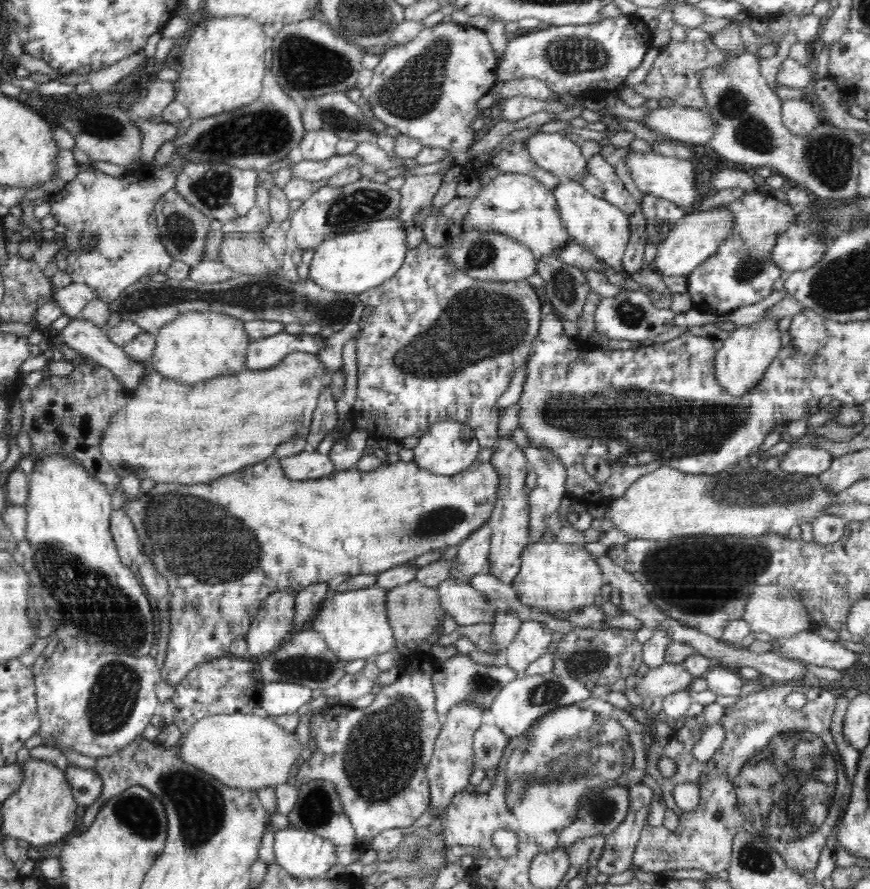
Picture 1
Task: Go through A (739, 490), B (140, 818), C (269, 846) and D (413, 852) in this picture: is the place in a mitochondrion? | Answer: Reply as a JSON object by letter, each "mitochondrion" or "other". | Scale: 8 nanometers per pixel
{"A":"mitochondrion","B":"mitochondrion","C":"other","D":"mitochondrion"}

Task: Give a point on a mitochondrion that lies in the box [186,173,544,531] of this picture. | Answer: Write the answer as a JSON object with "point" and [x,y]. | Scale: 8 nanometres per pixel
{"point":[479,324]}

